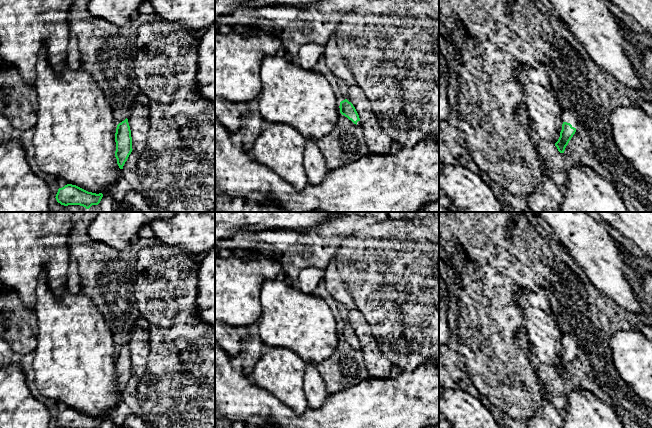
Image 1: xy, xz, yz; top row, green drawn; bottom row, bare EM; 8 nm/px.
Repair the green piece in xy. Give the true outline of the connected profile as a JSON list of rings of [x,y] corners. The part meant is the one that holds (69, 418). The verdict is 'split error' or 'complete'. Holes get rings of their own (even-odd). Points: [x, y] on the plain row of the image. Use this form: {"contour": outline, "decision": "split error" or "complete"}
{"contour": [[[67,408],[58,413],[56,424],[60,428],[99,428],[102,417],[88,416],[76,409]]], "decision": "complete"}

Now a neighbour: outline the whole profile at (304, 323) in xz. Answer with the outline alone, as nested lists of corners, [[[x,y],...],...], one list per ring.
[[[268,279],[261,286],[260,301],[262,313],[258,321],[258,336],[266,347],[289,349],[307,363],[321,362],[333,354],[341,338],[340,325],[322,298],[304,294],[277,279]]]

